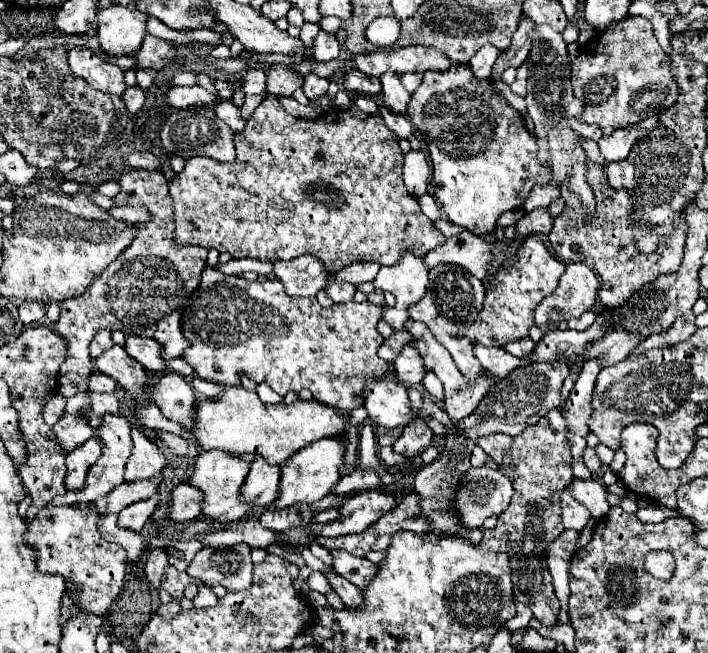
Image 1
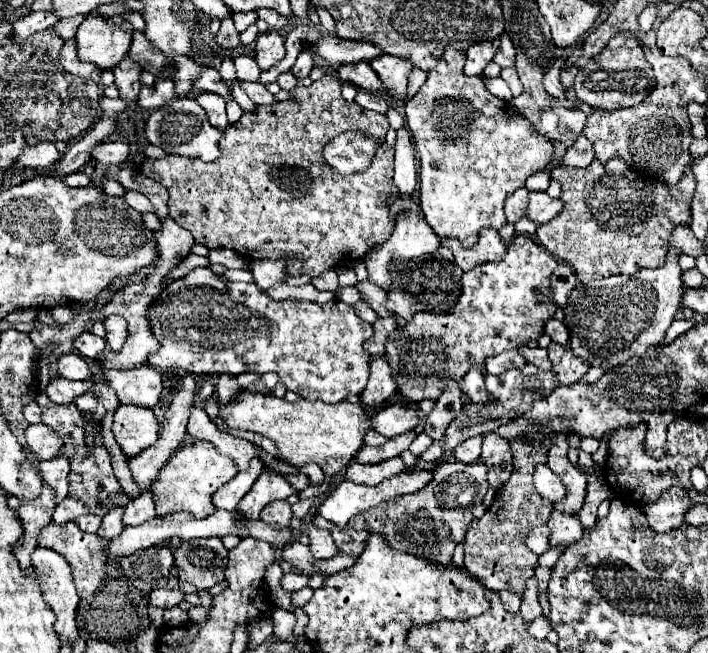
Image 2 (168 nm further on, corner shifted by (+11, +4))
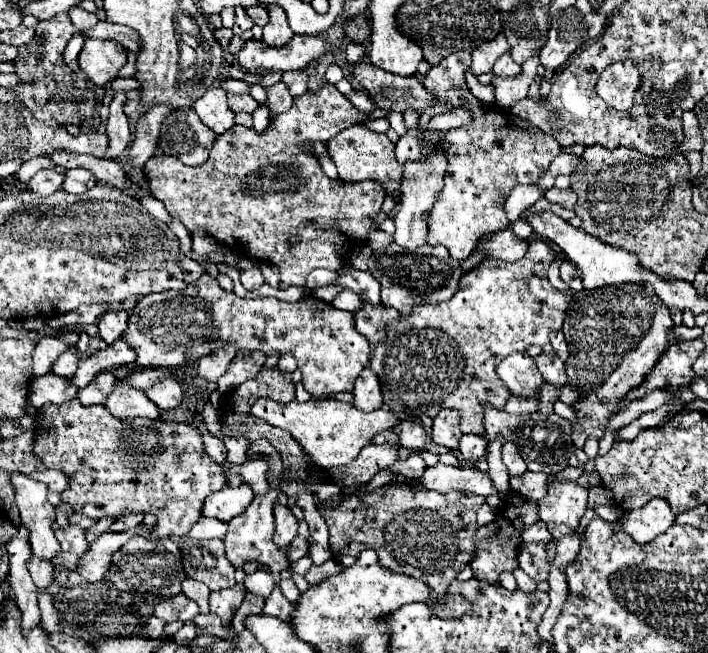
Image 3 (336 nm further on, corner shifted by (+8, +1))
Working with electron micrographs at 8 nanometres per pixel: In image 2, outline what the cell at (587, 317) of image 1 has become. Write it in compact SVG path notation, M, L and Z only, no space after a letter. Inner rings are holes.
M553 318L553 320L549 320L549 322L545 324L545 334L547 334L553 342L557 342L557 344L561 344L561 346L567 346L567 344L569 344L569 332L567 332L565 324L563 324L561 320L557 320L557 318Z

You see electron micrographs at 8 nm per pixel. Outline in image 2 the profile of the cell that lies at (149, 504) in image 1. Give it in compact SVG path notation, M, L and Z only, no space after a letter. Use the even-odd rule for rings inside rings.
M115 508L113 512L105 514L103 516L103 522L97 530L97 536L101 538L113 538L113 536L119 536L121 530L125 528L125 524L121 522L121 516L123 516L123 508Z

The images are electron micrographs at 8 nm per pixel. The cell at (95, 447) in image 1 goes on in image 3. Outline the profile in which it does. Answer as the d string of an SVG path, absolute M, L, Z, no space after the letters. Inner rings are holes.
M46 469L46 471L34 471L30 473L32 479L42 481L48 485L48 499L54 507L60 505L60 495L68 489L68 477L60 469Z

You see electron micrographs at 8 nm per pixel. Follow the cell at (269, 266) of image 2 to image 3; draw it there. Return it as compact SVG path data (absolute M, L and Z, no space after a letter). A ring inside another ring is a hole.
M254 265L252 269L246 269L246 271L240 275L240 281L242 281L242 285L244 285L248 291L254 291L254 289L262 287L262 285L264 285L264 275L262 275L260 265Z

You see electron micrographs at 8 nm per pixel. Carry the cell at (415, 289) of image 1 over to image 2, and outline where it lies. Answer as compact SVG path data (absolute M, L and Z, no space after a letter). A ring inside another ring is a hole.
M405 210L395 218L395 230L389 240L373 252L365 256L365 264L369 270L369 280L379 284L381 288L389 290L389 276L387 276L387 262L395 256L421 256L435 252L439 248L439 238L431 230L431 226L421 218L419 212Z

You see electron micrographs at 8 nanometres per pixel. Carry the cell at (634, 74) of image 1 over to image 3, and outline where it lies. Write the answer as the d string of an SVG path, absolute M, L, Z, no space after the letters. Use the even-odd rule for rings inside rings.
M618 61L608 65L596 83L596 93L616 111L628 111L640 89L640 71L634 61Z

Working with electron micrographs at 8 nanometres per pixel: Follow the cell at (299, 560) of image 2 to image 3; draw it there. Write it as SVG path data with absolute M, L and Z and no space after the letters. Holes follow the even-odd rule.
M270 489L264 495L256 495L254 501L240 515L236 515L236 519L230 519L224 545L226 545L226 557L234 567L240 567L246 561L258 561L266 565L274 575L290 567L290 559L286 557L286 553L280 547L276 547L272 541L272 517L274 517L272 507L276 501L278 501L278 491Z

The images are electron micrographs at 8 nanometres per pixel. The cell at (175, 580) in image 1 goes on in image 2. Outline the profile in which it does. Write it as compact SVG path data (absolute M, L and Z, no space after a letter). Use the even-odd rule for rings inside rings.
M171 578L169 584L167 584L167 588L153 590L151 596L149 596L149 604L155 606L155 608L163 608L163 610L179 606L183 600L185 600L185 594L179 590L177 578Z

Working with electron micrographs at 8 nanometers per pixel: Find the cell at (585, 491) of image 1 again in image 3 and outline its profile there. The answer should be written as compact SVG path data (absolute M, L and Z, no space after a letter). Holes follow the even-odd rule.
M526 471L522 477L512 477L510 487L512 487L512 491L518 491L530 499L540 501L540 499L544 499L544 495L548 491L548 475L544 475L542 471L540 473Z

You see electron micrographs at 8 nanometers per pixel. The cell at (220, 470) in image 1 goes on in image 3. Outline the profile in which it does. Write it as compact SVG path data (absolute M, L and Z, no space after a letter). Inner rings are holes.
M72 399L68 403L62 403L62 405L52 405L52 403L46 403L44 407L40 407L36 411L36 443L34 443L34 451L36 455L44 461L44 467L46 469L62 469L68 479L70 479L70 487L60 495L64 503L68 503L76 513L82 513L86 517L92 517L92 519L102 519L102 517L112 517L112 519L118 519L122 515L128 515L128 513L154 513L156 519L158 519L158 525L154 527L152 531L152 539L160 539L160 537L182 537L190 531L190 527L202 517L202 503L204 499L214 493L214 491L220 491L224 487L228 487L228 479L222 471L220 465L216 465L204 451L204 441L202 441L202 433L194 427L194 425L186 425L186 423L178 423L178 421L152 421L152 419L130 419L130 421L122 421L122 419L116 419L104 405L92 405L92 407L84 407L78 399Z

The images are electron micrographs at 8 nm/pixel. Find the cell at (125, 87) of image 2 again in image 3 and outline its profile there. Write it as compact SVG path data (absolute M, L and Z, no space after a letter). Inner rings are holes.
M118 91L110 103L110 117L108 117L108 125L106 125L110 147L108 147L106 159L118 159L130 143L130 125L128 125L128 117L124 113L126 101L128 101L126 91Z

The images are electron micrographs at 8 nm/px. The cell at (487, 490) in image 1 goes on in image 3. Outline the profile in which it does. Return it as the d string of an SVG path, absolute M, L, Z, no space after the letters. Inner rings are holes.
M390 489L390 491L374 491L364 493L360 497L350 497L342 501L342 507L322 507L318 503L318 509L322 511L329 530L329 541L332 543L332 555L334 561L338 561L344 567L354 565L358 555L364 549L376 549L380 563L392 571L412 575L416 579L426 581L436 595L446 593L448 585L456 575L470 563L474 553L474 531L478 527L476 523L476 509L486 499L480 495L464 495L462 491L450 491L446 495L436 491L408 491L408 489Z

